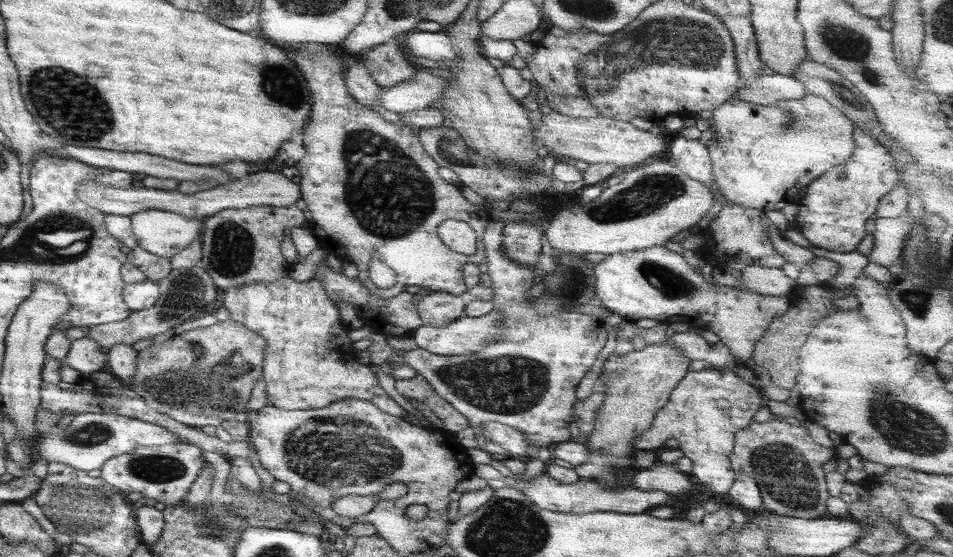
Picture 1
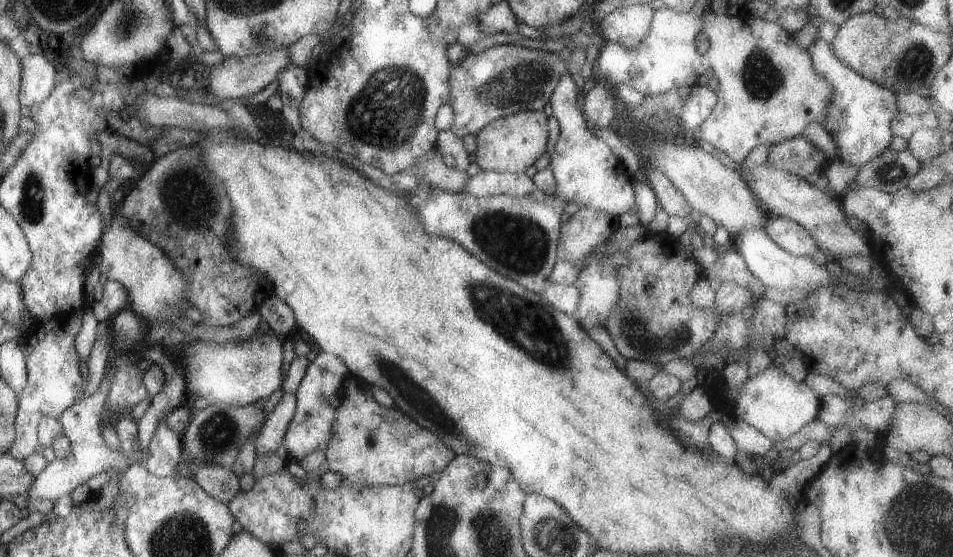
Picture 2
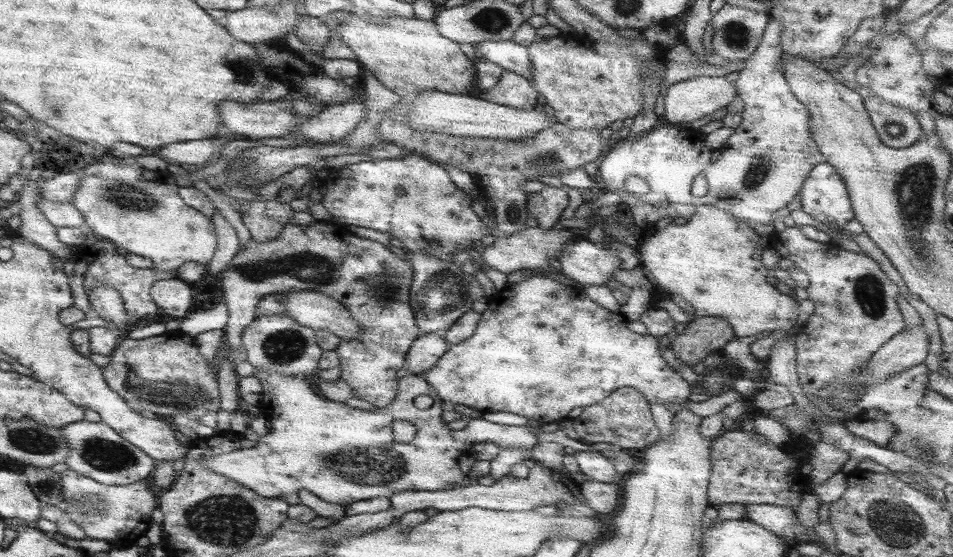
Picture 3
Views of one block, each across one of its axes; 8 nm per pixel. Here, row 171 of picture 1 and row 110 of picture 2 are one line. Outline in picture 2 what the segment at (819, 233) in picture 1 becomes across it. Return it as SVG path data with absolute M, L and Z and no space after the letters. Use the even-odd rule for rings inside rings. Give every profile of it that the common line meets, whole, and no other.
M817 38L808 48L808 54L816 74L824 76L834 86L834 94L830 98L830 104L826 106L828 116L822 126L830 131L833 140L838 144L838 160L852 166L862 166L888 149L894 138L891 122L898 114L896 93L844 66L840 58L833 54L831 42L824 38Z

